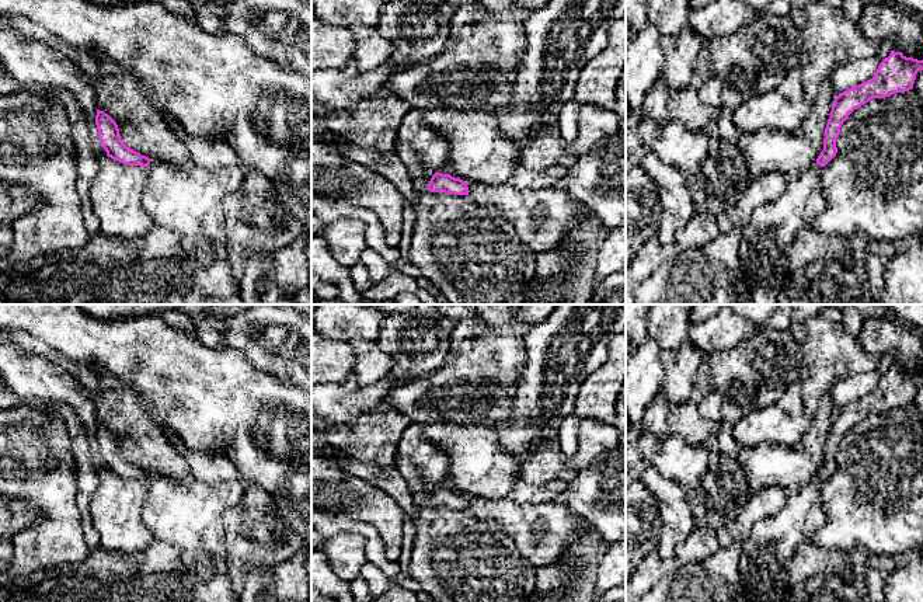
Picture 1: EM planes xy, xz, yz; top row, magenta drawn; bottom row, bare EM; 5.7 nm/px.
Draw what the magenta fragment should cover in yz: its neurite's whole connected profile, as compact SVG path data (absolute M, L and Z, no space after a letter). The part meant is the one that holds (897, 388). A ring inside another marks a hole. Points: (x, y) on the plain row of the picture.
M891 365L889 370L880 377L873 393L840 407L832 418L825 442L823 464L816 479L825 481L836 470L840 442L854 424L873 413L885 413L912 404L919 384L923 384L923 375Z

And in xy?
M97 424L95 439L98 453L108 471L129 480L147 481L150 479L151 473L142 470L122 456L118 439L108 428Z

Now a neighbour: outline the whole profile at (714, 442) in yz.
M828 392L819 401L811 427L793 448L776 443L755 448L739 445L731 434L729 422L724 422L701 446L734 456L746 474L750 490L779 486L793 494L807 487L823 464L825 442L833 415L832 397Z

